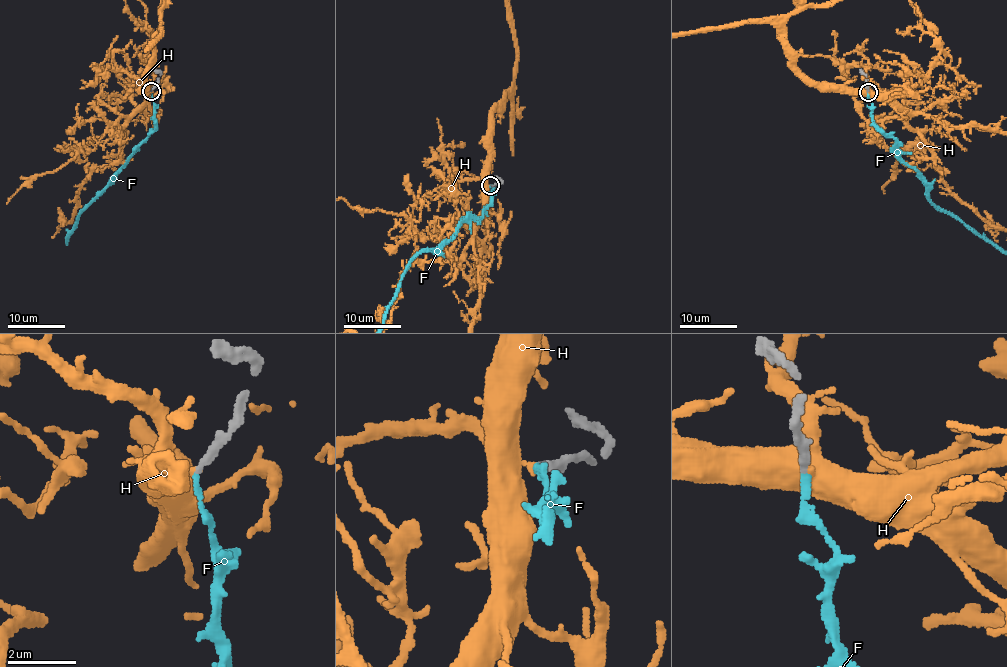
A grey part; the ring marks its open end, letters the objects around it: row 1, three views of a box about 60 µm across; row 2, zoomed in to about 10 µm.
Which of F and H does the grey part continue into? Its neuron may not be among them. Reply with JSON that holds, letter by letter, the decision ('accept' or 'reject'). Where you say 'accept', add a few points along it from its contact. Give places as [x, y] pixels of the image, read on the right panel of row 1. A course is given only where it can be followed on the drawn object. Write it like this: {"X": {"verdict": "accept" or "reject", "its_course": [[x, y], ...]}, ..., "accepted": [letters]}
{"F": {"verdict": "accept"}, "H": {"verdict": "reject"}, "accepted": ["F"]}

